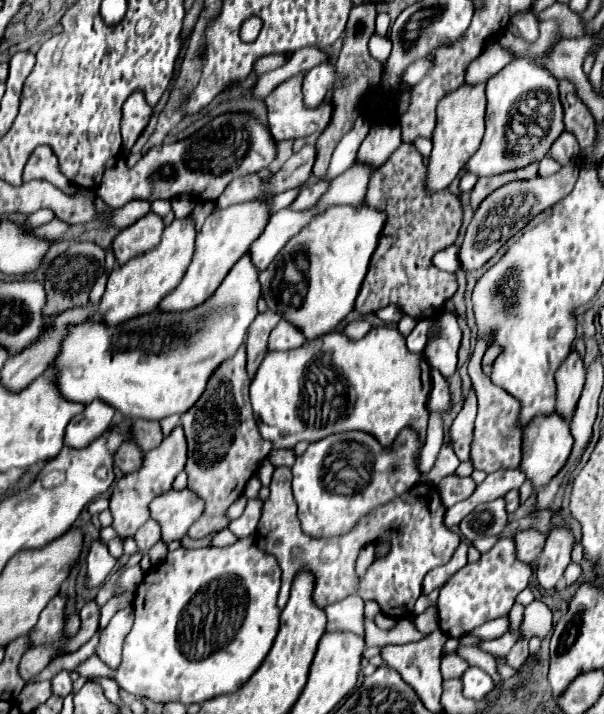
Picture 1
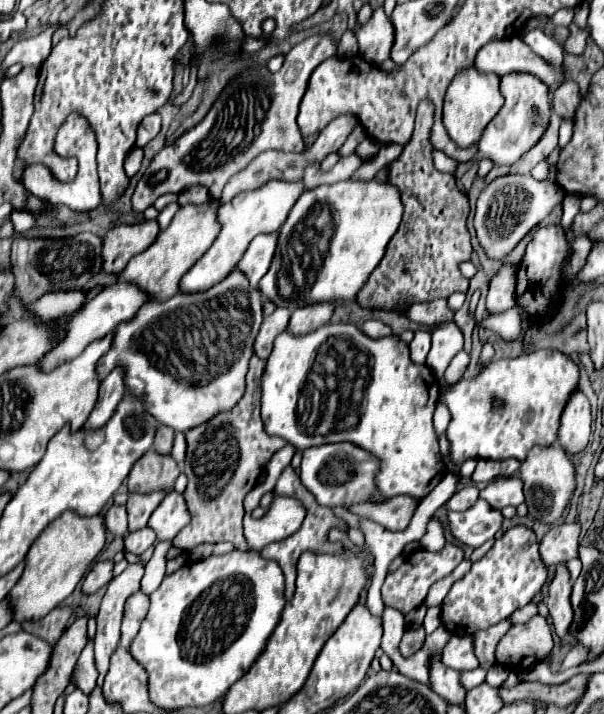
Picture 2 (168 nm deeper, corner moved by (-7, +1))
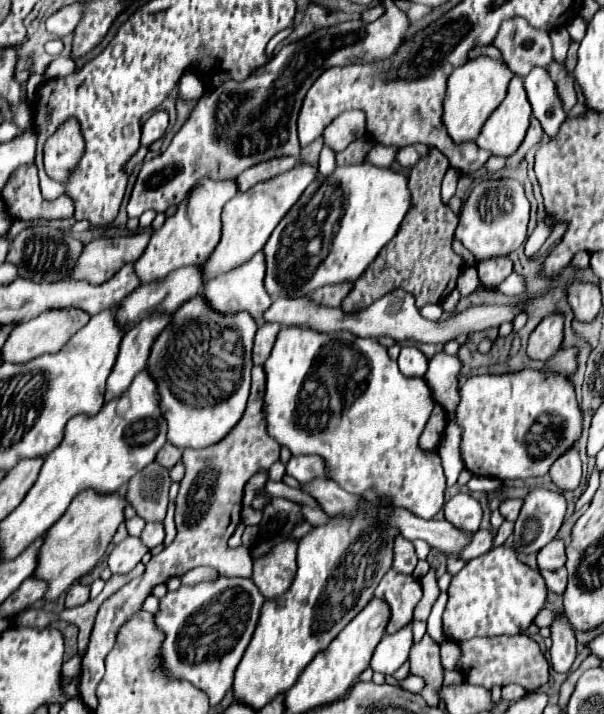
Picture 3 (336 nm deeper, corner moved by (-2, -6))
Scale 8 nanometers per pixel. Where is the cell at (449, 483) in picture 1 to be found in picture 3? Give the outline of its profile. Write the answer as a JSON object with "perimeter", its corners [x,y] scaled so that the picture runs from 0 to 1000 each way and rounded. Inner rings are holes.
{"perimeter":[[[762,689],[735,706],[735,723],[748,737],[758,737],[762,742],[775,742],[785,748],[791,745],[798,731],[798,711],[788,697]]]}

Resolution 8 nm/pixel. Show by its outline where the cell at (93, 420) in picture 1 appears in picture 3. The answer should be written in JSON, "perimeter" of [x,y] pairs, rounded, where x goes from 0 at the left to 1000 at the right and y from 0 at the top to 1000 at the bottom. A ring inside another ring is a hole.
{"perimeter":[[[258,440],[255,445],[242,445],[242,451],[232,451],[202,473],[195,504],[175,535],[175,560],[202,552],[222,527],[242,513],[248,485],[255,482],[255,473],[281,454],[281,445],[285,440]]]}

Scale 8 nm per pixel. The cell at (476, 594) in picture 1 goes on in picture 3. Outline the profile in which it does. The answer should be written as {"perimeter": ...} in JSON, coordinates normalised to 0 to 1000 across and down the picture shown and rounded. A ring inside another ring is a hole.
{"perimeter":[[[825,765],[801,779],[778,784],[748,810],[748,818],[742,824],[742,846],[738,846],[738,854],[732,863],[735,888],[748,899],[778,896],[788,891],[854,891],[854,888],[868,885],[884,871],[891,857],[901,852],[904,829],[907,829],[904,818],[901,818],[897,807],[891,804],[891,798],[881,798],[871,790],[864,790],[844,765]]]}

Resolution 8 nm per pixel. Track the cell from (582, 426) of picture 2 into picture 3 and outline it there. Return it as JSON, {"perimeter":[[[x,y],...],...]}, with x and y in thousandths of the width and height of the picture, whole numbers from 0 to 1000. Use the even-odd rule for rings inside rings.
{"perimeter":[[[954,625],[944,627],[930,641],[924,641],[911,655],[911,669],[927,689],[954,686],[960,678],[960,667],[964,667],[964,647],[957,641]]]}

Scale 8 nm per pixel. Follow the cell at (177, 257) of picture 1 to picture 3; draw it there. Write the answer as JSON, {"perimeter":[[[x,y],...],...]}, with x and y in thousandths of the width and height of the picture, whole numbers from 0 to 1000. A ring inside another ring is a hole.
{"perimeter":[[[341,249],[341,255],[328,255],[328,261],[321,266],[315,266],[311,277],[301,280],[301,286],[295,286],[291,300],[278,303],[272,317],[265,322],[252,325],[252,333],[248,333],[235,361],[228,361],[228,367],[222,370],[225,384],[232,387],[235,398],[268,392],[281,384],[281,378],[341,367],[344,359],[354,353],[354,347],[364,339],[368,291],[381,277],[391,275],[391,269],[394,269],[394,258],[387,249],[364,252],[364,255]]]}

